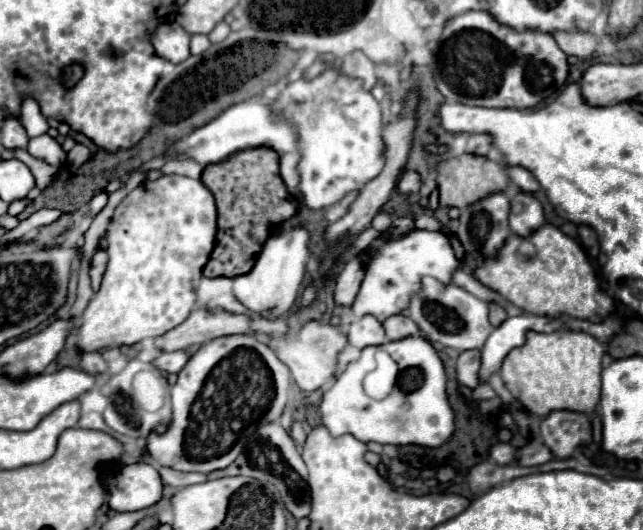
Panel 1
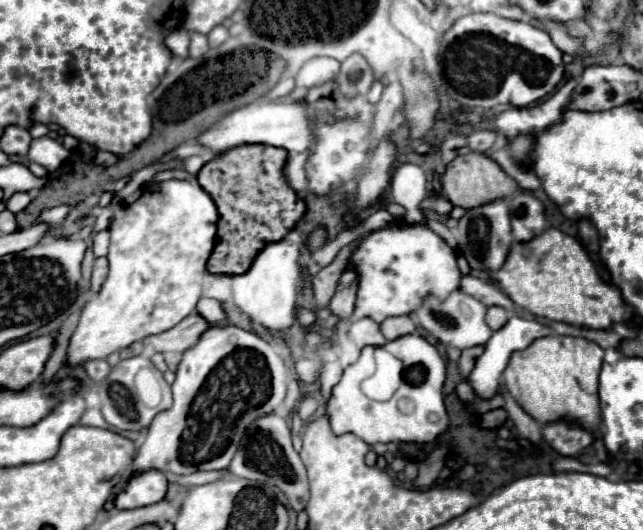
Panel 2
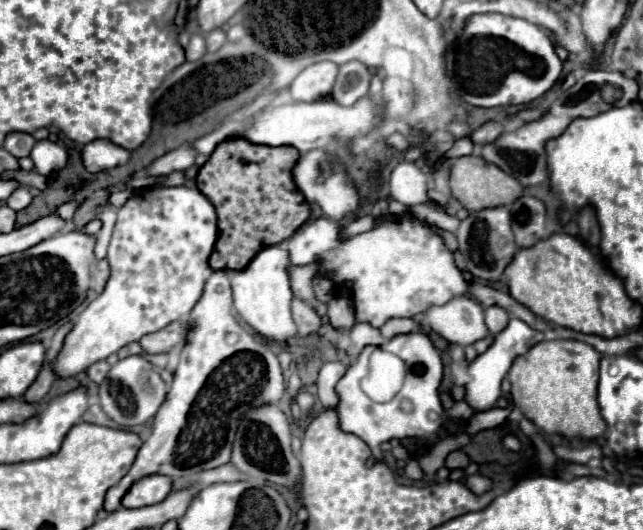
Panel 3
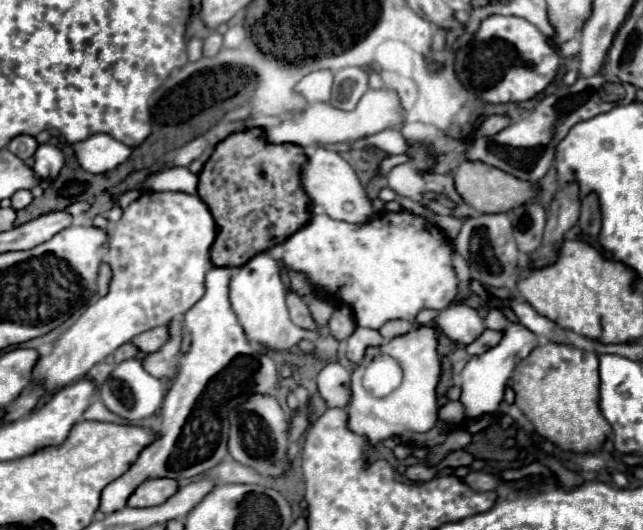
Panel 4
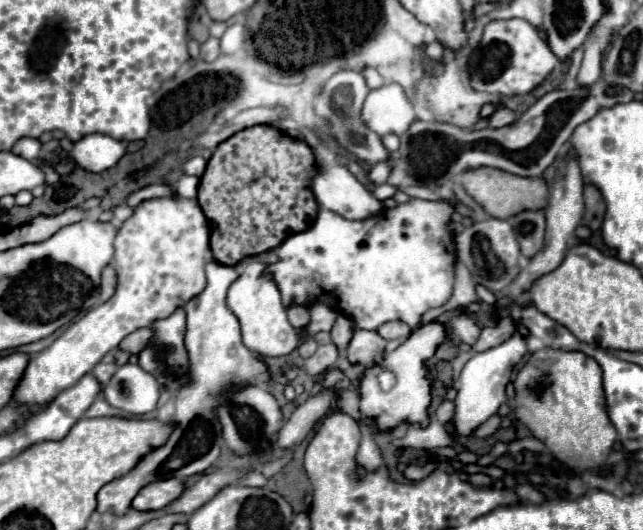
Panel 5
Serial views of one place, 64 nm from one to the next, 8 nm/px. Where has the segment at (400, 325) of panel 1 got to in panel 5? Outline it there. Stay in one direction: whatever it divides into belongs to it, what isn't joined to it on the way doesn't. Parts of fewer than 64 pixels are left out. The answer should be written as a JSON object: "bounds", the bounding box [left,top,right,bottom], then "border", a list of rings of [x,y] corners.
{"bounds":[376,322,412,340],"border":[[[386,322],[376,330],[384,340],[404,340],[410,336],[412,328],[404,322]]]}

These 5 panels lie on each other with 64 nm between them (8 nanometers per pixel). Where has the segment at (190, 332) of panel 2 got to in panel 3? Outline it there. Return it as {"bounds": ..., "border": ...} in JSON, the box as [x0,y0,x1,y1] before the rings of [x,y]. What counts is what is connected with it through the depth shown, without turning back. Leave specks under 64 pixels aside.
{"bounds":[138,322,186,354],"border":[[[172,322],[158,332],[142,336],[138,342],[148,354],[162,354],[162,352],[170,352],[172,348],[180,346],[184,338],[186,338],[186,326],[180,322]]]}

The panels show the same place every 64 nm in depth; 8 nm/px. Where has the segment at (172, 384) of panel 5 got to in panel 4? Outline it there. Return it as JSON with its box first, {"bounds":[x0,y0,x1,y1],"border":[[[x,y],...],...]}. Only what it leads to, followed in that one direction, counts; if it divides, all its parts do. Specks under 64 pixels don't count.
{"bounds":[142,320,182,382],"border":[[[172,320],[168,324],[168,340],[166,344],[152,352],[152,354],[146,354],[142,358],[142,364],[144,368],[160,378],[160,380],[170,380],[174,382],[176,380],[176,366],[174,366],[174,358],[178,356],[180,352],[180,340],[182,340],[182,322],[180,320]]]}

